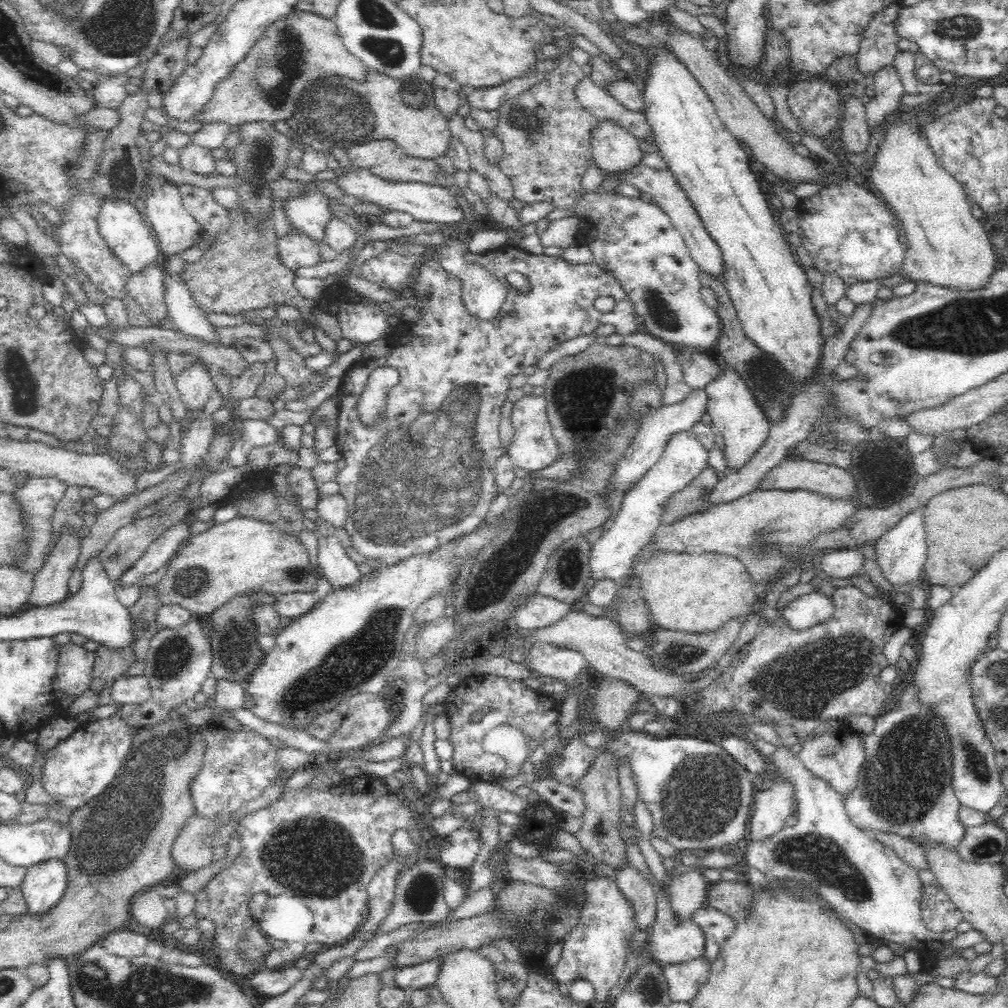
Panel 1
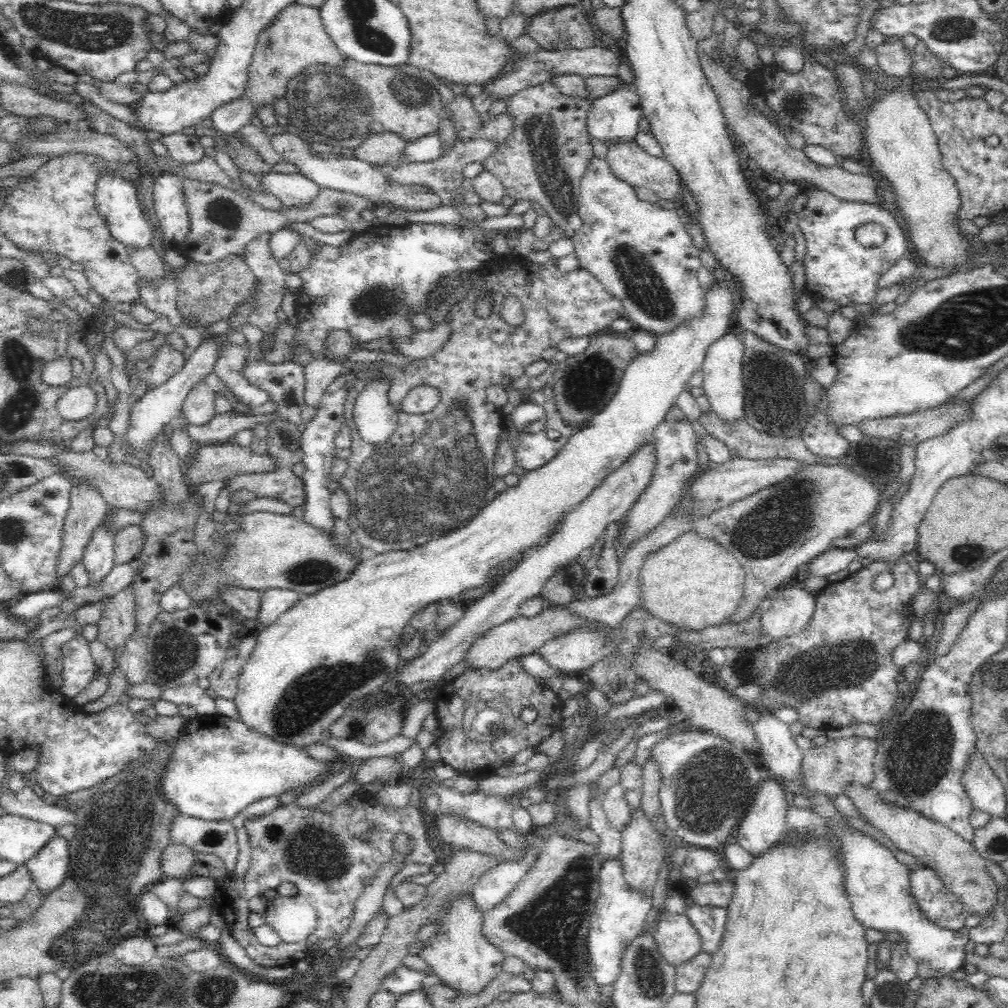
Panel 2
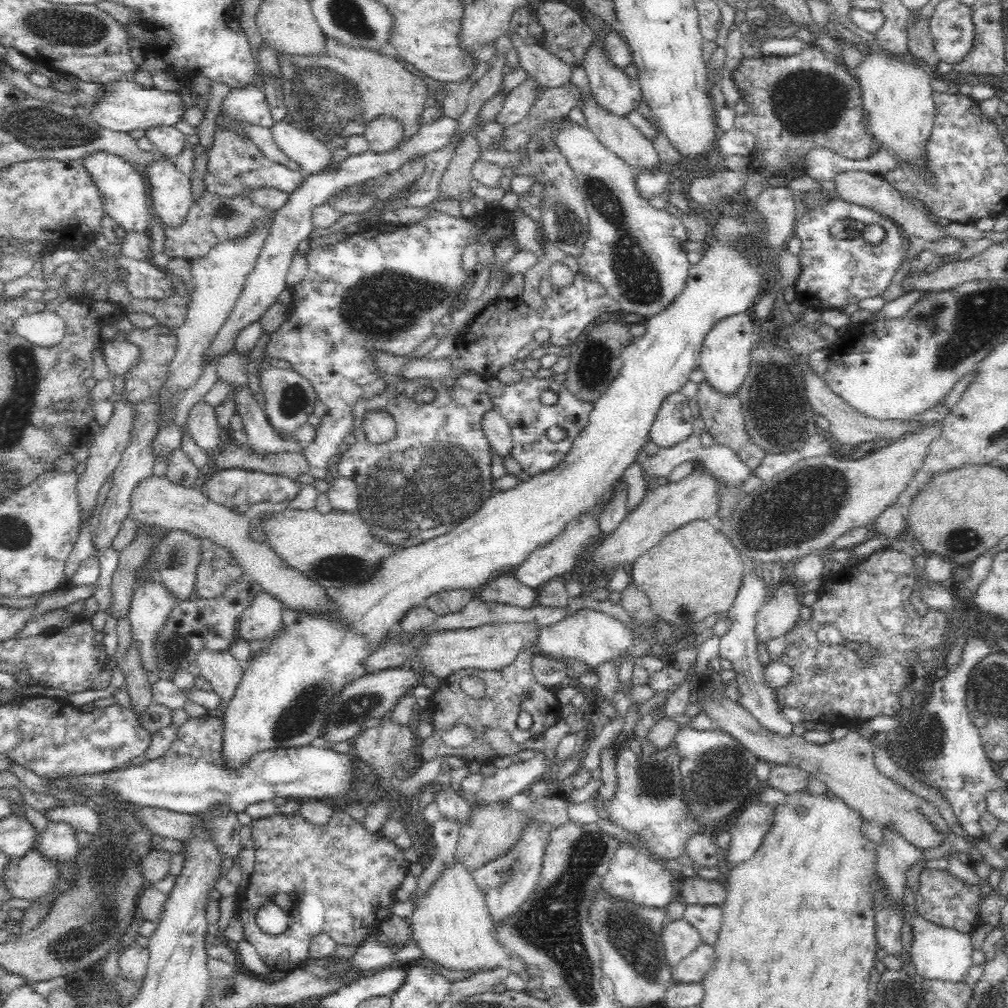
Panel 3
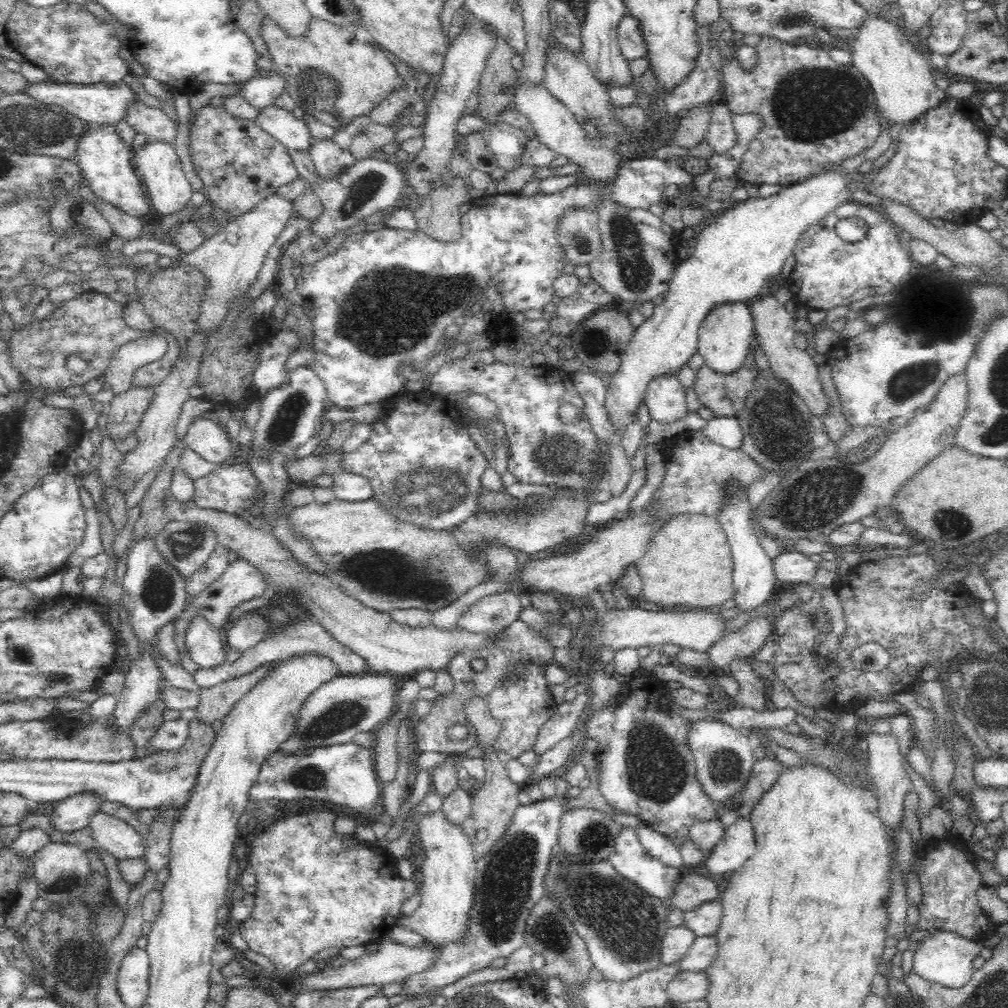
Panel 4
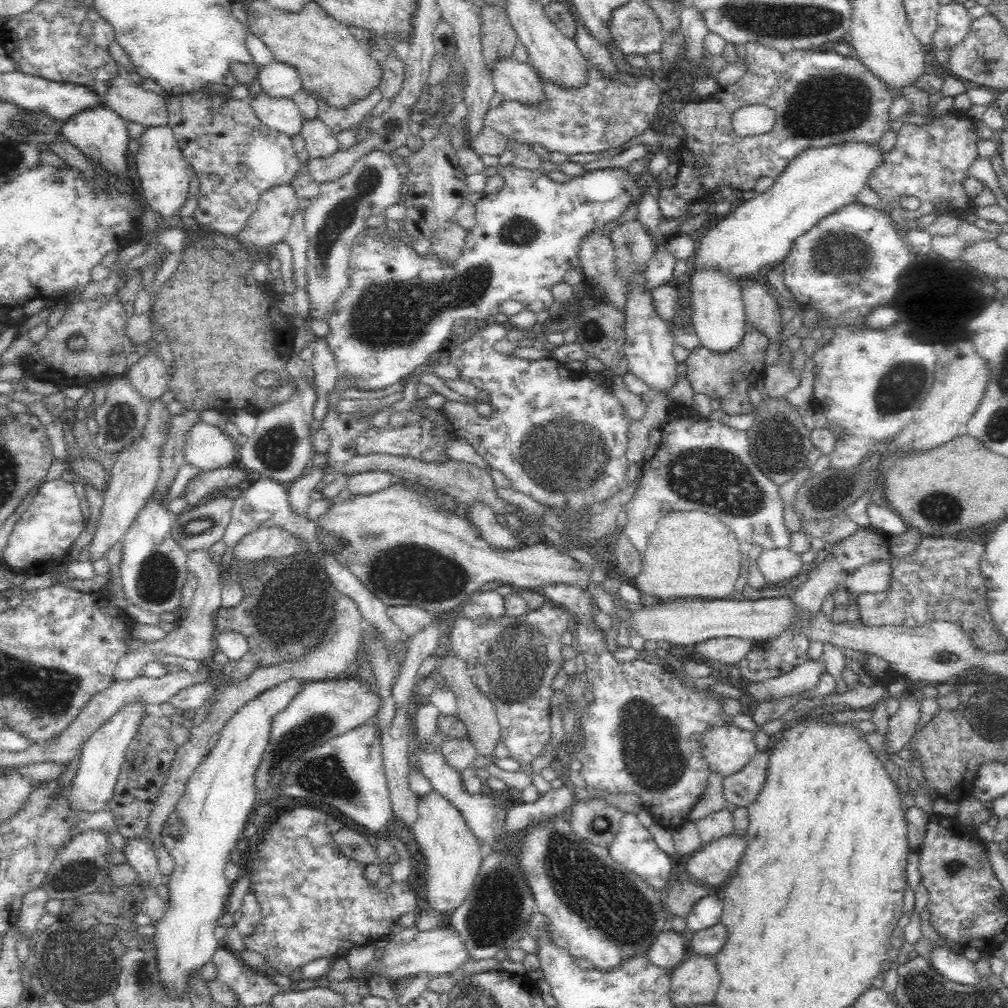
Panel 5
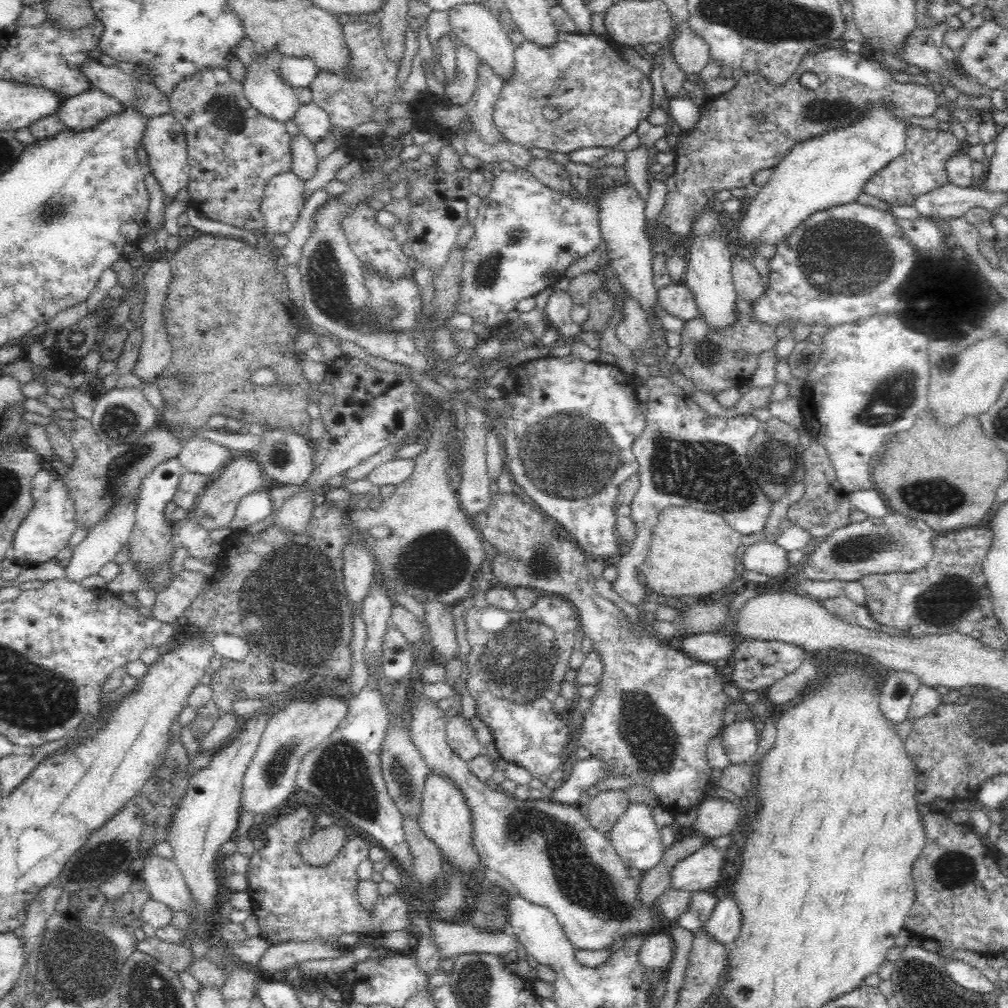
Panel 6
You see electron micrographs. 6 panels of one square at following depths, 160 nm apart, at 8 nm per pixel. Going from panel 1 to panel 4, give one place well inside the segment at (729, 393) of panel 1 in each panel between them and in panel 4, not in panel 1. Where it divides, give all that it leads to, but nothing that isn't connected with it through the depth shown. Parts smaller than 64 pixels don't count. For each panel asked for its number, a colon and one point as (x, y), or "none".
2: (722, 369)
3: (726, 351)
4: (723, 338)

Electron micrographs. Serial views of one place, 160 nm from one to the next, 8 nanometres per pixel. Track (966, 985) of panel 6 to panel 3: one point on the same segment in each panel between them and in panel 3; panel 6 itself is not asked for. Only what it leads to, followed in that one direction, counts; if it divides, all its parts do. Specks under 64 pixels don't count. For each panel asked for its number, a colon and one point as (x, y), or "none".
3: (938, 953)
4: (946, 958)
5: (956, 967)

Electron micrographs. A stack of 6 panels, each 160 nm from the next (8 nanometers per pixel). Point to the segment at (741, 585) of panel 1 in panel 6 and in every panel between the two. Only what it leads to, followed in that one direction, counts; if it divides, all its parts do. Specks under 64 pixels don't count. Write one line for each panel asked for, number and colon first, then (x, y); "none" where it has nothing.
2: (693, 582)
3: (695, 571)
4: (688, 565)
5: (691, 555)
6: (692, 552)

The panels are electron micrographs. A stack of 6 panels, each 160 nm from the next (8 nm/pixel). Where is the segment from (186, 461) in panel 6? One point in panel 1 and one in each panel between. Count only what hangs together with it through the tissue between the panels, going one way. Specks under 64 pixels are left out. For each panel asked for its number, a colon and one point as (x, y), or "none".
1: (194, 384)
2: (199, 409)
3: (203, 427)
4: (210, 441)
5: (208, 447)

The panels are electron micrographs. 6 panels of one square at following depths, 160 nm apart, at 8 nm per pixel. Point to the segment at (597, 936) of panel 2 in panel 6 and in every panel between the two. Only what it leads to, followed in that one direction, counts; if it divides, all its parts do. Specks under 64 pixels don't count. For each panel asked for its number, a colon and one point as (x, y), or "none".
3: (633, 875)
4: (631, 861)
5: (633, 846)
6: (635, 835)

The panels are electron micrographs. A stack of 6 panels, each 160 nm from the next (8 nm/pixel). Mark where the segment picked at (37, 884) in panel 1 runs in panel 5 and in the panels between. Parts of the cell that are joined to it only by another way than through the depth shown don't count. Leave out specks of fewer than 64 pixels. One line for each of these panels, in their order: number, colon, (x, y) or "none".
2: (48, 868)
3: (57, 843)
4: (75, 812)
5: (103, 753)

